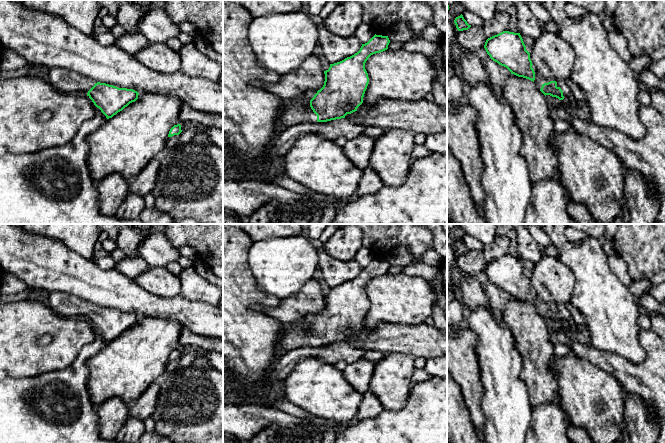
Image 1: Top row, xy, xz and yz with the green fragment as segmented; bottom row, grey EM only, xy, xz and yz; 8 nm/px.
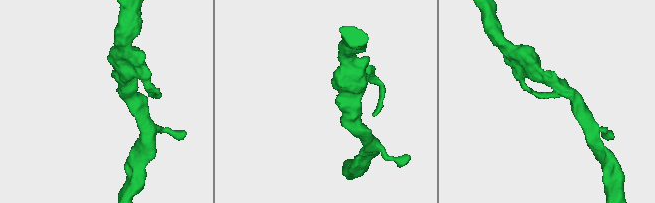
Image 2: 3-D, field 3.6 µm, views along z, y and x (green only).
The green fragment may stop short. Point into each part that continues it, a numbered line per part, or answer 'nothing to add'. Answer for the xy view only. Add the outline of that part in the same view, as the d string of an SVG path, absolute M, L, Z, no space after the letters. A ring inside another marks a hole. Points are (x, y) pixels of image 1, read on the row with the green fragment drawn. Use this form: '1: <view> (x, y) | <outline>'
1: xy (64, 80) | M50 68L47 72L47 81L57 90L64 93L82 93L88 91L97 83L93 79L63 68Z

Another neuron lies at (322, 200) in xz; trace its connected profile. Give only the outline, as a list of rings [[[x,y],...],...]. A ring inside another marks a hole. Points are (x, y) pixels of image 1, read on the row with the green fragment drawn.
[[[312,191],[309,194],[304,195],[302,197],[303,200],[306,202],[316,202],[321,209],[324,209],[326,206],[334,206],[337,210],[339,210],[346,204],[346,202],[342,200],[335,199],[331,196],[327,196]]]

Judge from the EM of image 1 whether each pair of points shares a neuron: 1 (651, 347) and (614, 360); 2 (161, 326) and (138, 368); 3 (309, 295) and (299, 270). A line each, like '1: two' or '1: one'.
1: one
2: one
3: two

